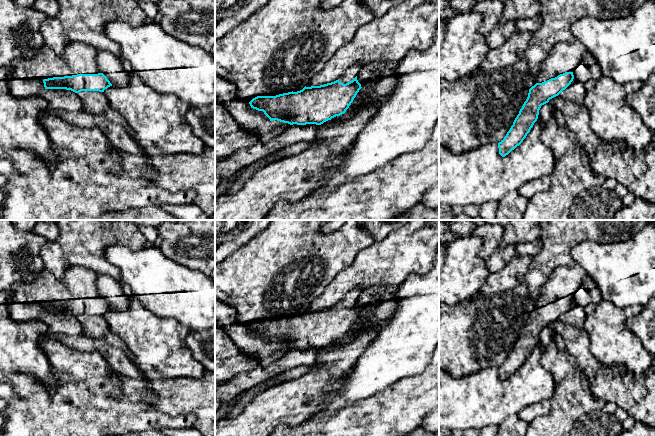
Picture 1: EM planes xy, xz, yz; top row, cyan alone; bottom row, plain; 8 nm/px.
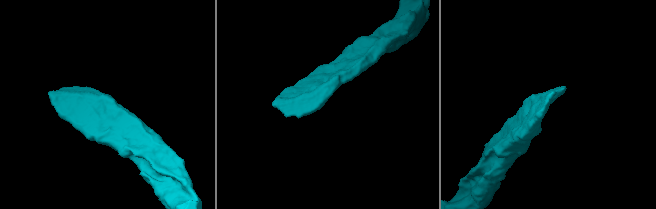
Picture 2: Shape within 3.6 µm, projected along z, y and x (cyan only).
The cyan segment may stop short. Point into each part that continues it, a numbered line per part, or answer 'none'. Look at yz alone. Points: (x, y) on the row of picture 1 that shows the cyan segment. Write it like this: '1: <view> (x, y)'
1: yz (565, 56)

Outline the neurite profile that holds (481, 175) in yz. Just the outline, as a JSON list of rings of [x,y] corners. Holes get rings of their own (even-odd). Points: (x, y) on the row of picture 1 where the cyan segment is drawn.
[[[537,120],[523,142],[502,157],[498,143],[490,143],[464,153],[439,148],[439,204],[451,207],[487,202],[499,202],[507,193],[518,191],[527,182],[550,176],[555,158],[552,150],[541,140],[542,124]]]

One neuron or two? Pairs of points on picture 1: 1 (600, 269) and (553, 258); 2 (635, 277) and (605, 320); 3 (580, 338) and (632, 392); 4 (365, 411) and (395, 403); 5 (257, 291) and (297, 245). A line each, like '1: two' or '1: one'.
1: two
2: two
3: one
4: one
5: one

